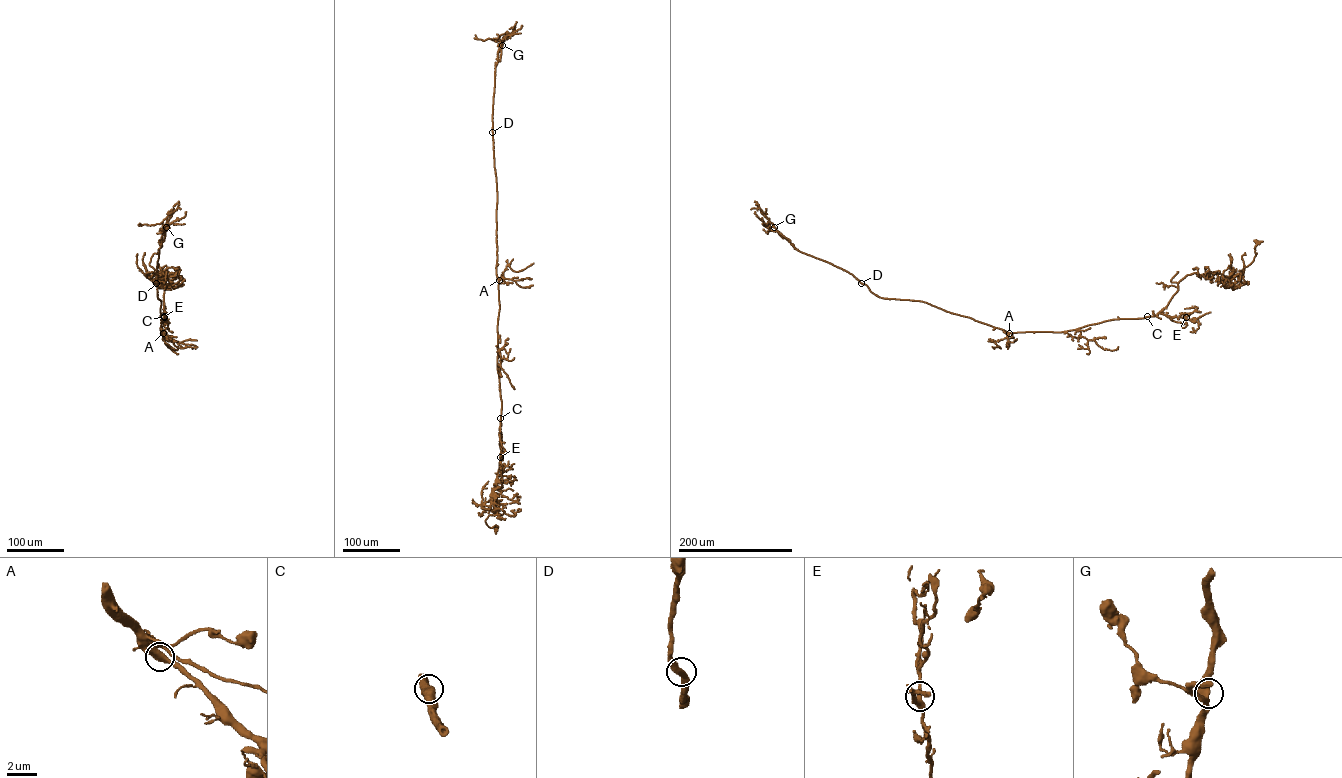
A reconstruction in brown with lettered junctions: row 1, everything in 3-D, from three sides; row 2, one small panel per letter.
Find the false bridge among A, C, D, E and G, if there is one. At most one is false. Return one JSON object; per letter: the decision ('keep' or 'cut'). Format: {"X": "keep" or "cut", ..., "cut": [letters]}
{"A": "keep", "C": "keep", "D": "keep", "E": "keep", "G": "keep", "cut": []}

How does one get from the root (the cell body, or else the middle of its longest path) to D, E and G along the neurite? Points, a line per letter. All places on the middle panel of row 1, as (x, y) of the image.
D: (496, 528), (485, 521), (494, 514), (491, 493), (501, 450), (492, 132)
E: (496, 528), (497, 526), (489, 527), (485, 520), (494, 514), (491, 495), (501, 457), (499, 430), (500, 457)
G: (496, 528), (485, 520), (494, 514), (491, 493), (501, 450), (492, 114), (495, 67), (502, 45)

